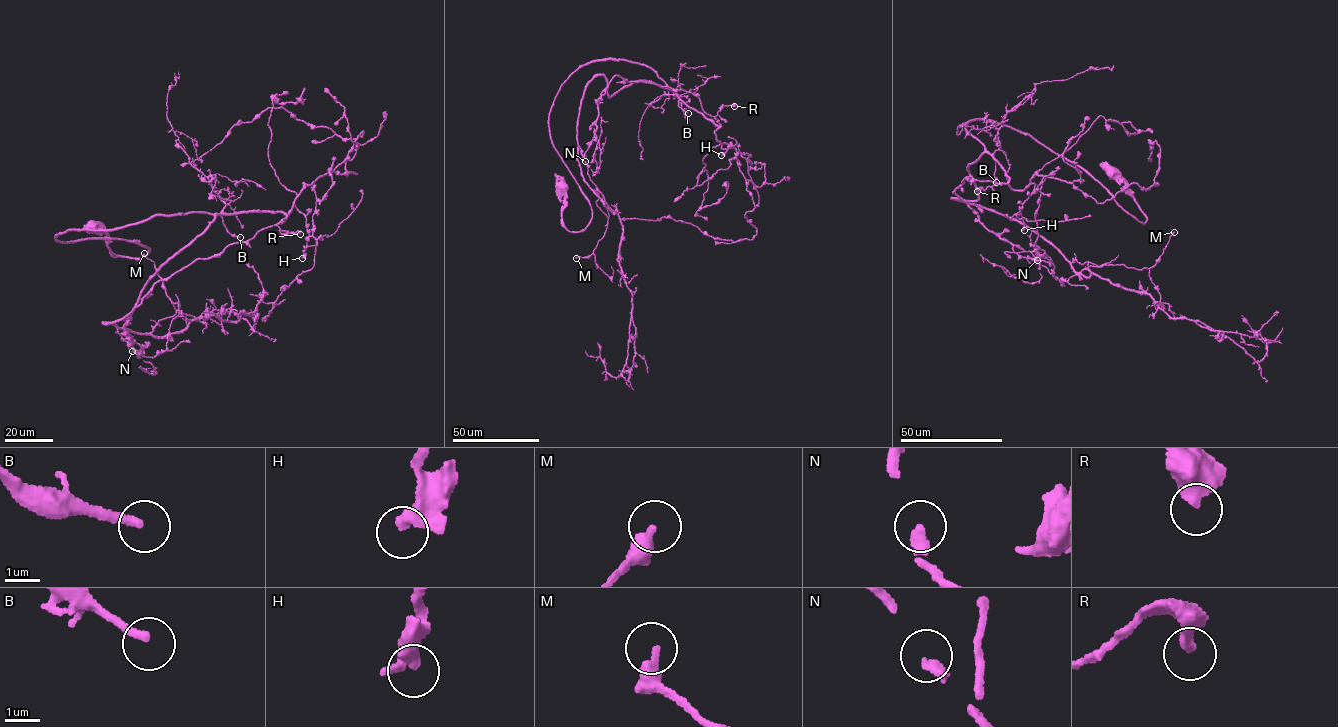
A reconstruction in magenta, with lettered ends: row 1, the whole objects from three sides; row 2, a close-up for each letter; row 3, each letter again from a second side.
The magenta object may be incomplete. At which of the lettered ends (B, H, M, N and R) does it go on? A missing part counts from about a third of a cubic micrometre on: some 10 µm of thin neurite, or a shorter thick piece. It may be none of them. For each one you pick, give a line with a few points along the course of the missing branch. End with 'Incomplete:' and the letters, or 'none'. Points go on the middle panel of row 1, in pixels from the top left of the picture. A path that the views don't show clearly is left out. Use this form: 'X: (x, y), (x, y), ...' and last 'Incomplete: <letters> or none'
B: (688, 113), (716, 118), (735, 103), (736, 97), (746, 94)
Incomplete: B

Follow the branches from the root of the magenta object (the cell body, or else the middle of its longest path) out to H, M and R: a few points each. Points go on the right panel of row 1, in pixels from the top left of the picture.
H: (1111, 171), (1145, 223), (1027, 134), (978, 118), (962, 125), (1009, 187), (1034, 183), (1020, 211), (1024, 230)
M: (1111, 171), (1145, 223), (977, 118), (978, 199), (952, 198), (1071, 263), (1152, 268), (1174, 232)
R: (1111, 171), (1145, 223), (1080, 167), (1027, 134), (977, 118), (962, 126), (1009, 179), (977, 191)

